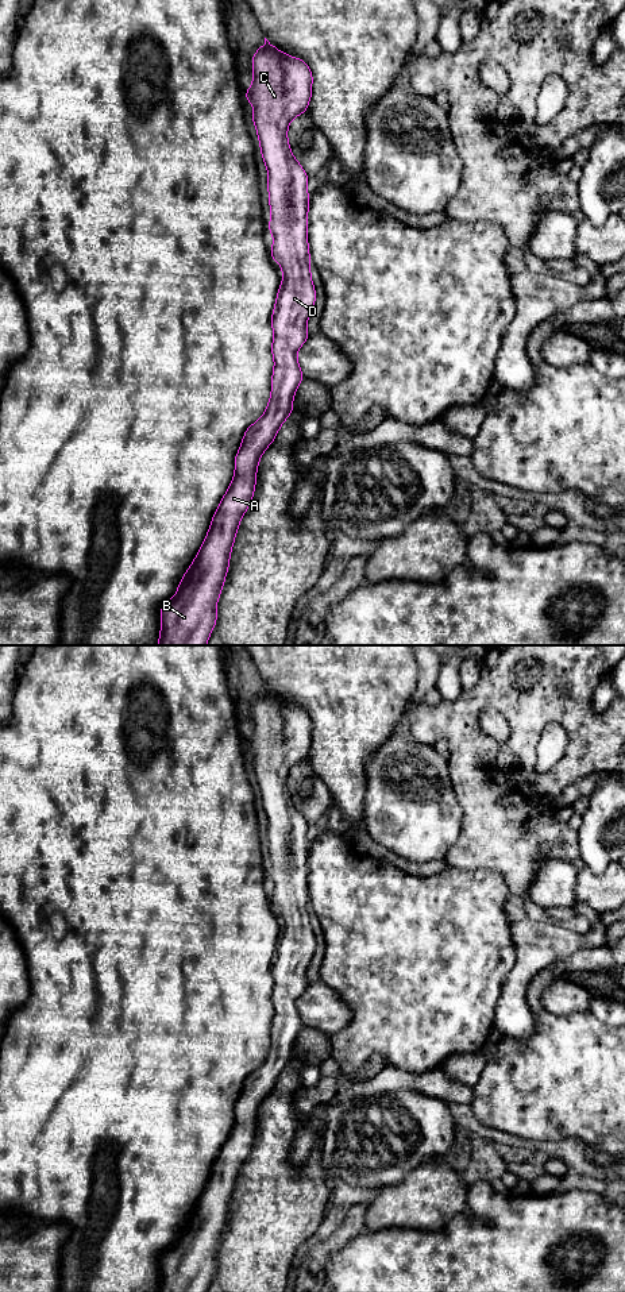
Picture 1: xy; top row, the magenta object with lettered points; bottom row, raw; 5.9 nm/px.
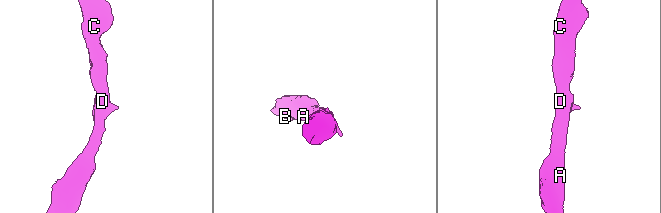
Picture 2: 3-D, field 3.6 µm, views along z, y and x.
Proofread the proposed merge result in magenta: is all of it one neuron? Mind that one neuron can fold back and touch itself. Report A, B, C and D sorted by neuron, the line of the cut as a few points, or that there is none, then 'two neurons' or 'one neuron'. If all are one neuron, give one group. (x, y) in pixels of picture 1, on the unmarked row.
A B C D | no cut | one neuron

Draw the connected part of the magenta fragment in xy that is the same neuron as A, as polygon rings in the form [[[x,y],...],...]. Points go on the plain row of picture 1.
[[[266,686],[265,693],[252,702],[254,728],[244,747],[254,755],[251,768],[255,772],[263,810],[267,817],[269,852],[271,868],[267,876],[274,890],[270,898],[274,910],[281,911],[283,929],[277,941],[271,963],[274,979],[271,1003],[274,1018],[271,1044],[263,1064],[251,1072],[243,1084],[235,1104],[235,1123],[221,1146],[211,1169],[209,1179],[188,1219],[184,1222],[175,1243],[161,1257],[161,1281],[158,1292],[207,1292],[216,1273],[216,1253],[228,1220],[229,1204],[240,1168],[251,1153],[259,1107],[275,1088],[277,1080],[293,1060],[293,1046],[304,1027],[297,1008],[297,999],[310,984],[306,977],[309,963],[316,949],[316,938],[310,925],[308,894],[309,825],[293,805],[288,790],[290,770],[306,760],[312,745],[313,724],[308,711],[275,697]]]

